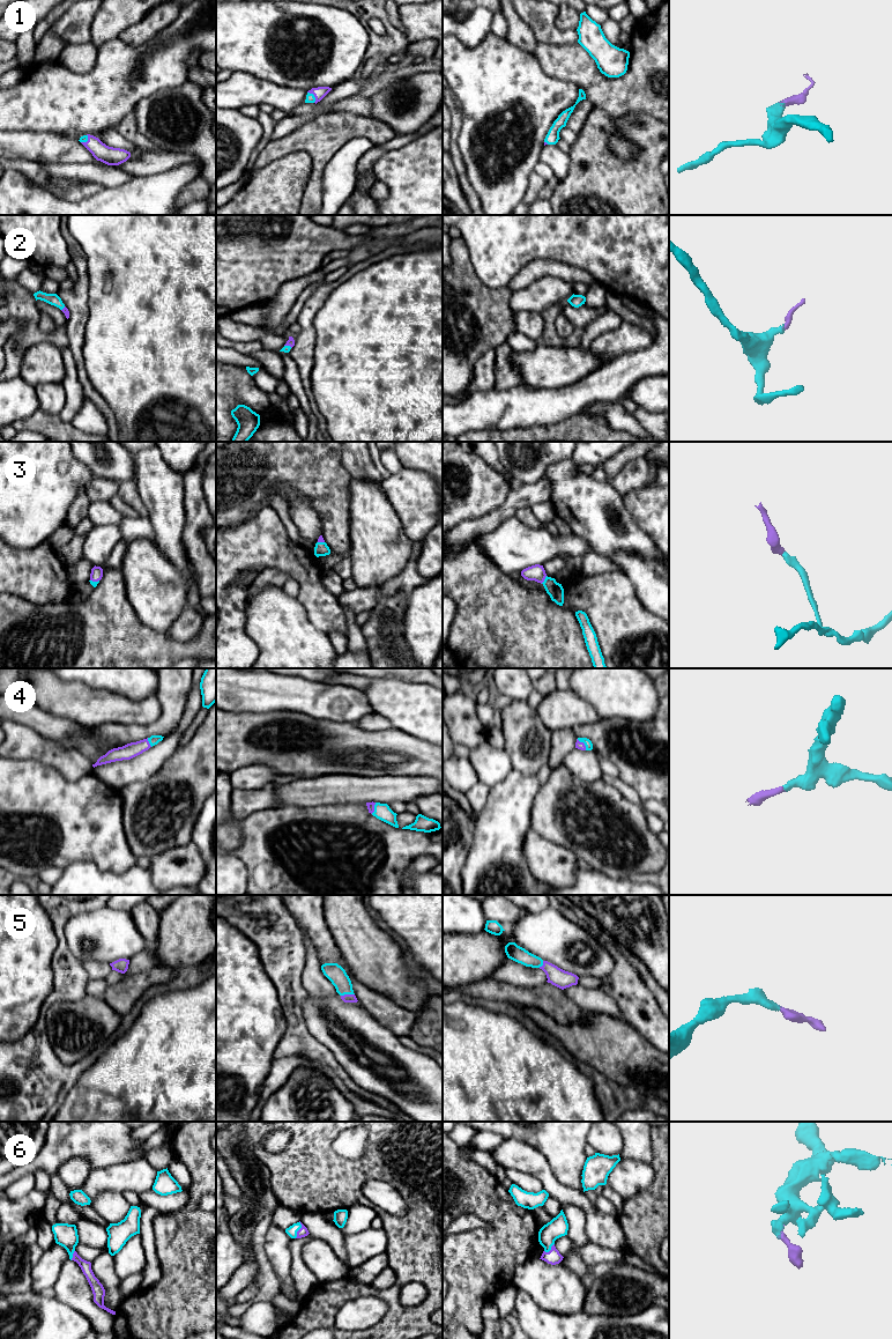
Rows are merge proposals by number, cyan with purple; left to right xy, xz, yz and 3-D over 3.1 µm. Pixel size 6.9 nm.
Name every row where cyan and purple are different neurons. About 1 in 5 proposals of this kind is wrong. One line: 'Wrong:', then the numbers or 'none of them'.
Wrong: none of them

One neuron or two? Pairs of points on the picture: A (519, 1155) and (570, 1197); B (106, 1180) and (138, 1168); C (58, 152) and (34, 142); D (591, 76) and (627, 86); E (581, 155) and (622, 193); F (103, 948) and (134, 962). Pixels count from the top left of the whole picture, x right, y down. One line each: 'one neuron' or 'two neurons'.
A: one neuron
B: one neuron
C: one neuron
D: one neuron
E: one neuron
F: two neurons

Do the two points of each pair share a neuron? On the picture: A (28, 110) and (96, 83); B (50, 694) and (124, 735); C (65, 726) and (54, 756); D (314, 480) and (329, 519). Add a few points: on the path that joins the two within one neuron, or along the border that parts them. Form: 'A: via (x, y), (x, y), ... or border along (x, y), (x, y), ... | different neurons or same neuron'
A: via (45, 101), (79, 101) | same neuron
B: border along (131, 723), (106, 723), (93, 729) | different neurons
C: border along (32, 730), (57, 742) | different neurons
D: via (324, 489), (329, 495), (329, 510) | same neuron

